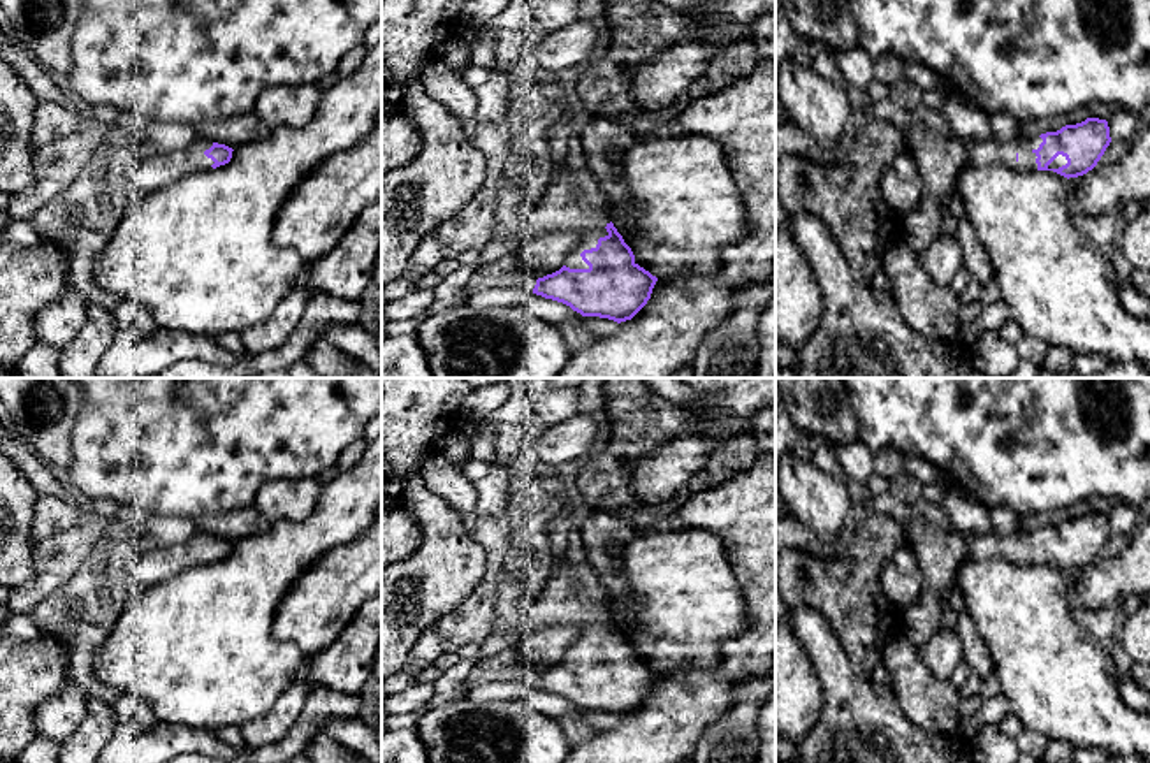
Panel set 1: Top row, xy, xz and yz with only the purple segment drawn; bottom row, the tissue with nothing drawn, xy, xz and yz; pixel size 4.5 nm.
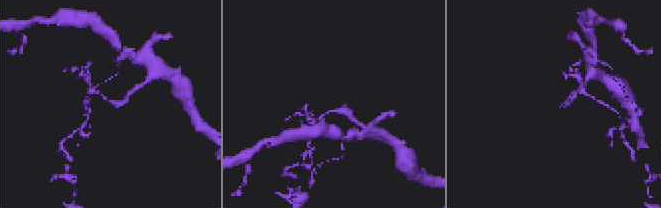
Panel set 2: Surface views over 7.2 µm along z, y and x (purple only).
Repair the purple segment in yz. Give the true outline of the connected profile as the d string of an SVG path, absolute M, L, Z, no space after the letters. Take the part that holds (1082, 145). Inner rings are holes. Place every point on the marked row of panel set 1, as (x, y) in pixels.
M1087 118L1036 137L965 144L965 164L971 167L1004 165L1013 171L1053 171L1069 179L1092 171L1110 142L1108 121Z

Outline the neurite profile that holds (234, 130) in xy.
M255 113L229 116L223 120L207 120L193 127L199 137L225 144L232 149L260 141L271 132L271 127L266 125Z

